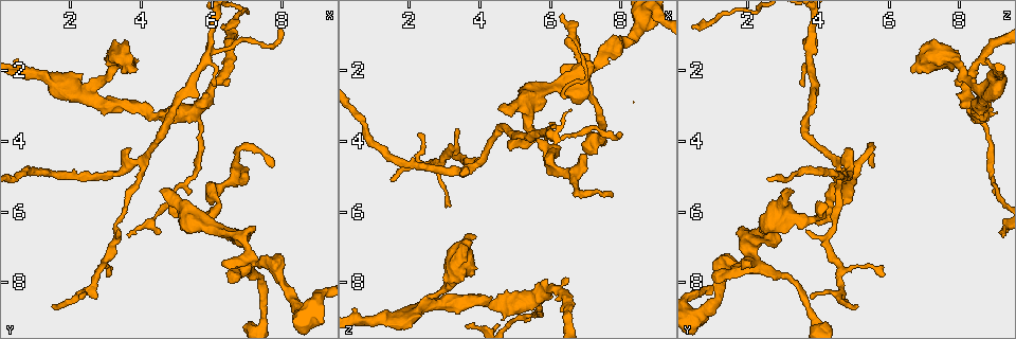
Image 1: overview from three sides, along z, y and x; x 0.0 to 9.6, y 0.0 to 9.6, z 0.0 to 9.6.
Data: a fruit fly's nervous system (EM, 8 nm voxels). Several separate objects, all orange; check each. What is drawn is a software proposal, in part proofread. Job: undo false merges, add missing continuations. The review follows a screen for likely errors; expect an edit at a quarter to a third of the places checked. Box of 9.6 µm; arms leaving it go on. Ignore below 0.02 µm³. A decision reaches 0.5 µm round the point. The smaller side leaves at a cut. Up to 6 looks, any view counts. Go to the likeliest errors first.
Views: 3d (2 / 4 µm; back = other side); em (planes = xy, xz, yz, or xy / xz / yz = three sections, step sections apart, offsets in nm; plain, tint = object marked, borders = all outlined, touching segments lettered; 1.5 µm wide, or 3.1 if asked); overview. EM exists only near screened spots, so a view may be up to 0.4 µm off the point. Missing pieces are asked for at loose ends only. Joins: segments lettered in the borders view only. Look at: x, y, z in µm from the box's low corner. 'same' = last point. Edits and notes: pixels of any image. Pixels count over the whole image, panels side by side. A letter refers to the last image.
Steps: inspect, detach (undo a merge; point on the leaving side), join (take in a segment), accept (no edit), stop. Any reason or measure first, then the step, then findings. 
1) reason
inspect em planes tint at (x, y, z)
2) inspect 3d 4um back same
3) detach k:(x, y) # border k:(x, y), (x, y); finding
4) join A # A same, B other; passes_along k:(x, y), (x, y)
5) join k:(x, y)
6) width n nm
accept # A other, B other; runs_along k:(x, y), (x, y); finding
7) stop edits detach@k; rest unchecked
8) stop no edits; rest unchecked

stops while still wide
inspect 3d 4um at (3.90, 1.95, 6.75)

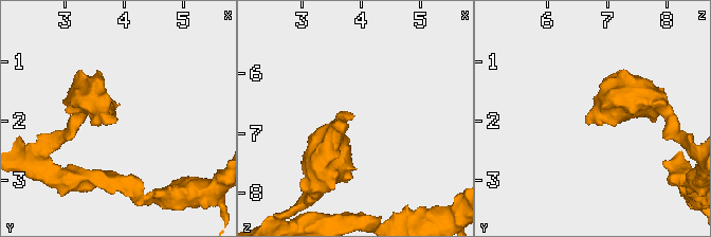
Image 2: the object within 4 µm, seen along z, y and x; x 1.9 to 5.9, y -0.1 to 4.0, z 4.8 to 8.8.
need the tissue
inspect em xz step 8 tint at (3.85, 2.00, 6.75)

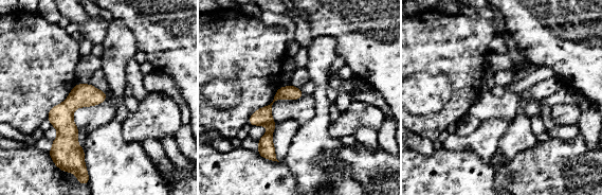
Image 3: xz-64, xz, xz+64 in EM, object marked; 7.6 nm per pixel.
inspect em xz step 8 borders same

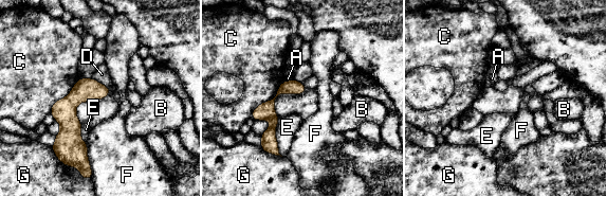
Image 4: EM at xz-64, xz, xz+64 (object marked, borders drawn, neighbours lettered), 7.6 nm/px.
accept # A other, B other, C other, D other, E other, F other, G other; border 4:(92, 77), (111, 90); none of them fits

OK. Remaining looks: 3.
thin end
inspect 3d 2um at (1.50, 8.65, 5.10)

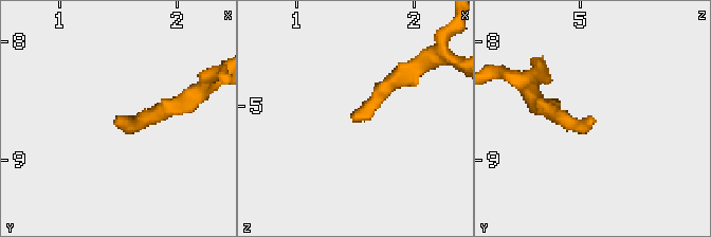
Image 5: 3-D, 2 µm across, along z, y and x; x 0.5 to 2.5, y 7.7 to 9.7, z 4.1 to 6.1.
need the tissue
inspect em planes plain at (1.46, 8.68, 5.12)

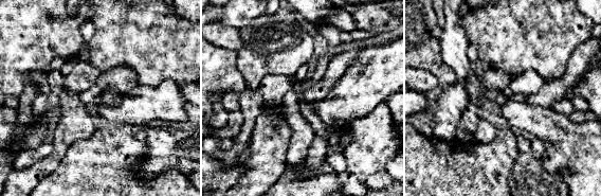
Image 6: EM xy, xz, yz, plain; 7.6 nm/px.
inspect em planes borders same

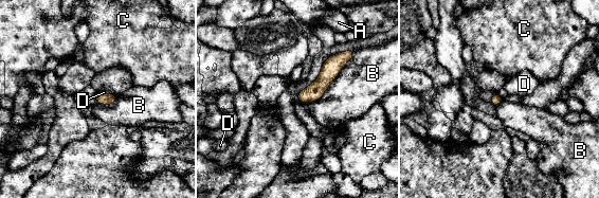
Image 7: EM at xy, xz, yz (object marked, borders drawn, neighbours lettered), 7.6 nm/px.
longest_contact B 550 nm
join D # A other, B other, C other, D same; passes_along 7:(496, 98), (500, 95), (524, 84); the neuron continues

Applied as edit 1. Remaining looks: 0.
stop edits join@7; rest unchecked

